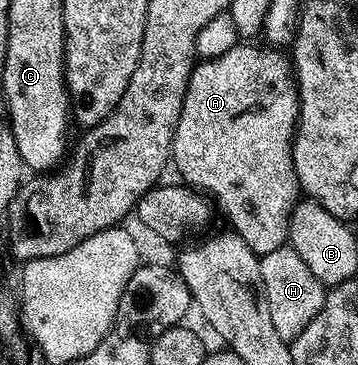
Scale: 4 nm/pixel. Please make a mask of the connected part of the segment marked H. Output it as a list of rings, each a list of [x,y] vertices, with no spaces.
[[[287,245],[280,249],[272,249],[272,253],[261,256],[260,273],[264,281],[264,293],[268,297],[268,313],[272,313],[272,326],[277,335],[286,343],[293,343],[304,329],[320,313],[320,309],[326,300],[327,288],[322,282],[304,265],[300,253],[296,253],[293,247]]]

